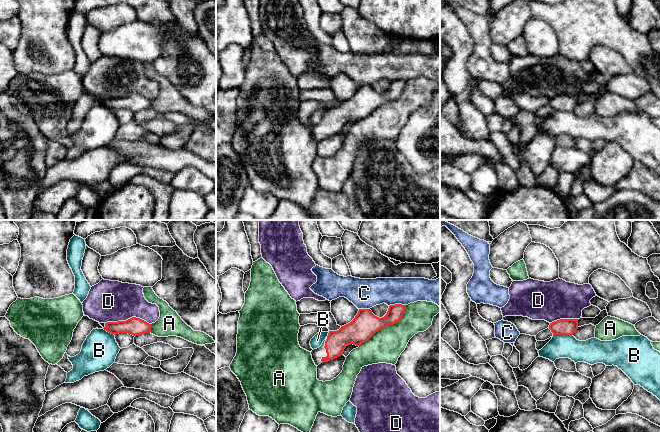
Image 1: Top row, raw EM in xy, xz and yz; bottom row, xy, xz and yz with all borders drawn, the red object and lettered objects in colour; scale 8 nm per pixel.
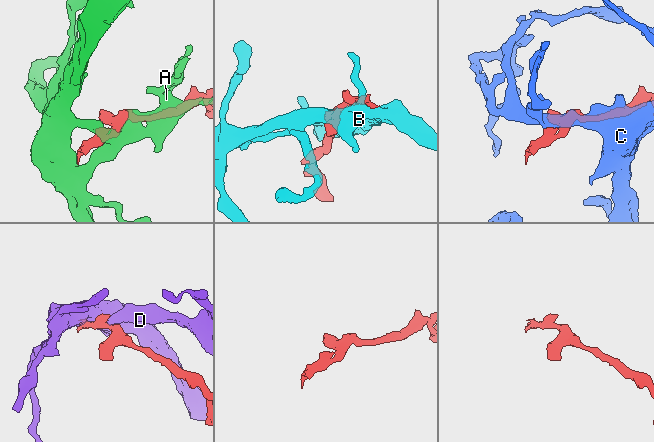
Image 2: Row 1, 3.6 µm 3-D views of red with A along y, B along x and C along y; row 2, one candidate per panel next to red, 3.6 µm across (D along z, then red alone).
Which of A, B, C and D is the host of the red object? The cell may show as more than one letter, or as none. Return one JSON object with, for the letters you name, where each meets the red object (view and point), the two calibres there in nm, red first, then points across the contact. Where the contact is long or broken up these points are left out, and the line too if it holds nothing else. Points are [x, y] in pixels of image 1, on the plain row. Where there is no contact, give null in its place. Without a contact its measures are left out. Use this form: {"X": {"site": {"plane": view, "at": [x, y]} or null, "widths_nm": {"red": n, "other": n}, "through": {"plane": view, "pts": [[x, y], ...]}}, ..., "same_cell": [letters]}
{"same_cell": []}

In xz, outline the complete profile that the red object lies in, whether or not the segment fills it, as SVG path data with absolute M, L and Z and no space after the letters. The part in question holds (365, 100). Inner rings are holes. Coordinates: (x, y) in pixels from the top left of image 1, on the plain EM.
M390 81L387 90L379 94L370 85L359 85L355 94L337 107L329 107L322 121L312 126L312 135L316 142L328 138L343 130L350 121L360 122L382 104L396 100L402 94L406 81Z

